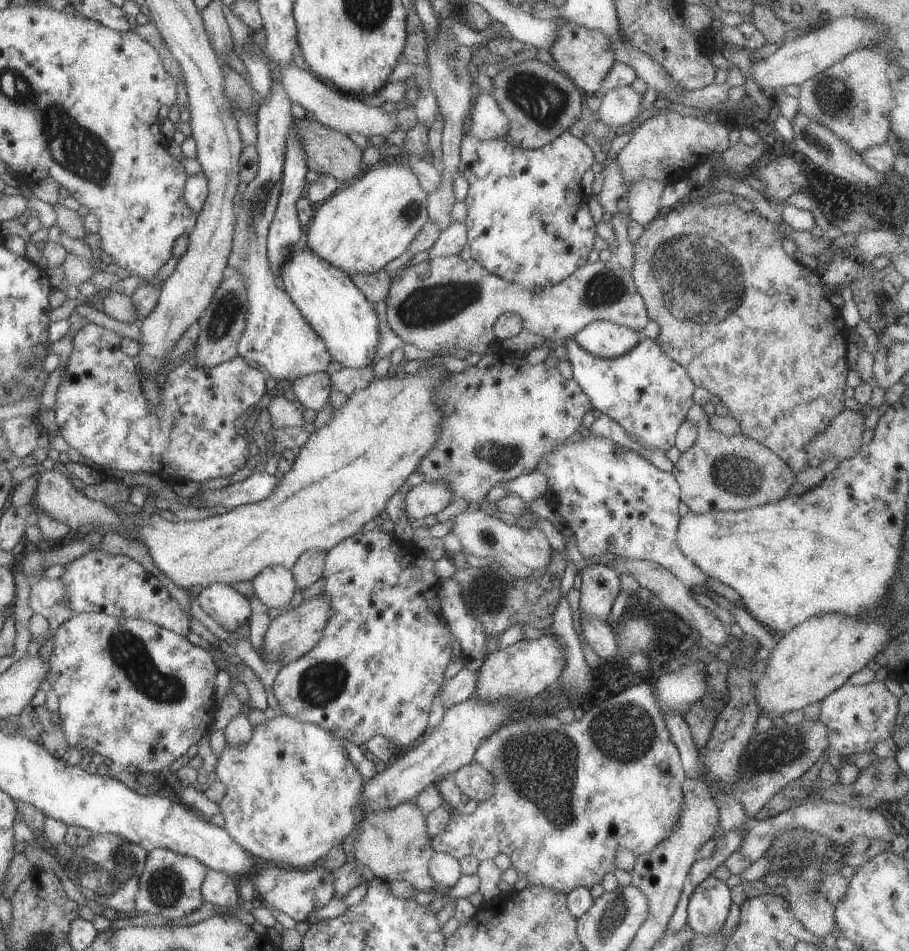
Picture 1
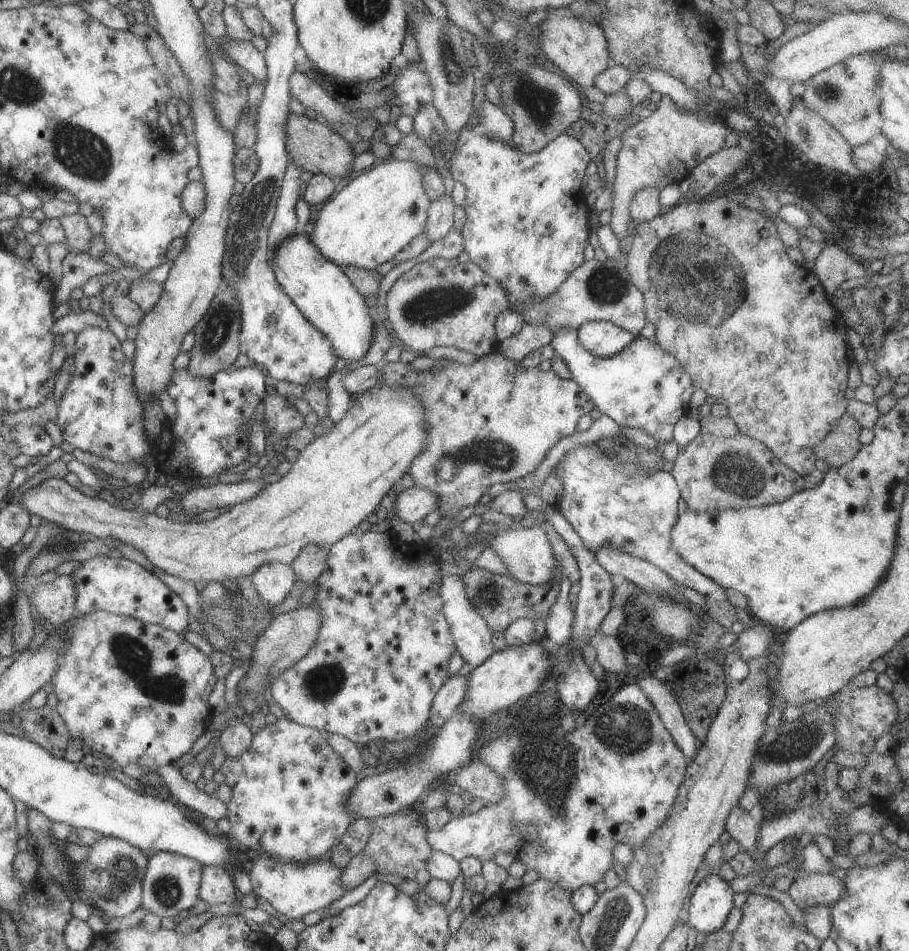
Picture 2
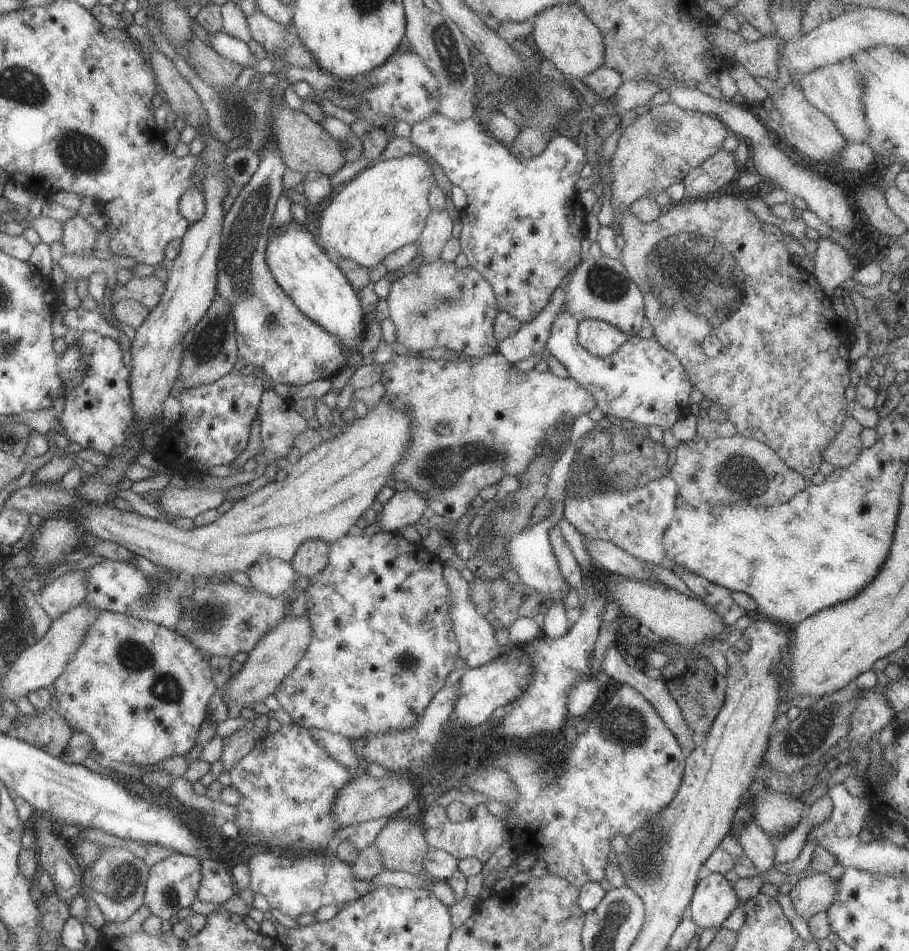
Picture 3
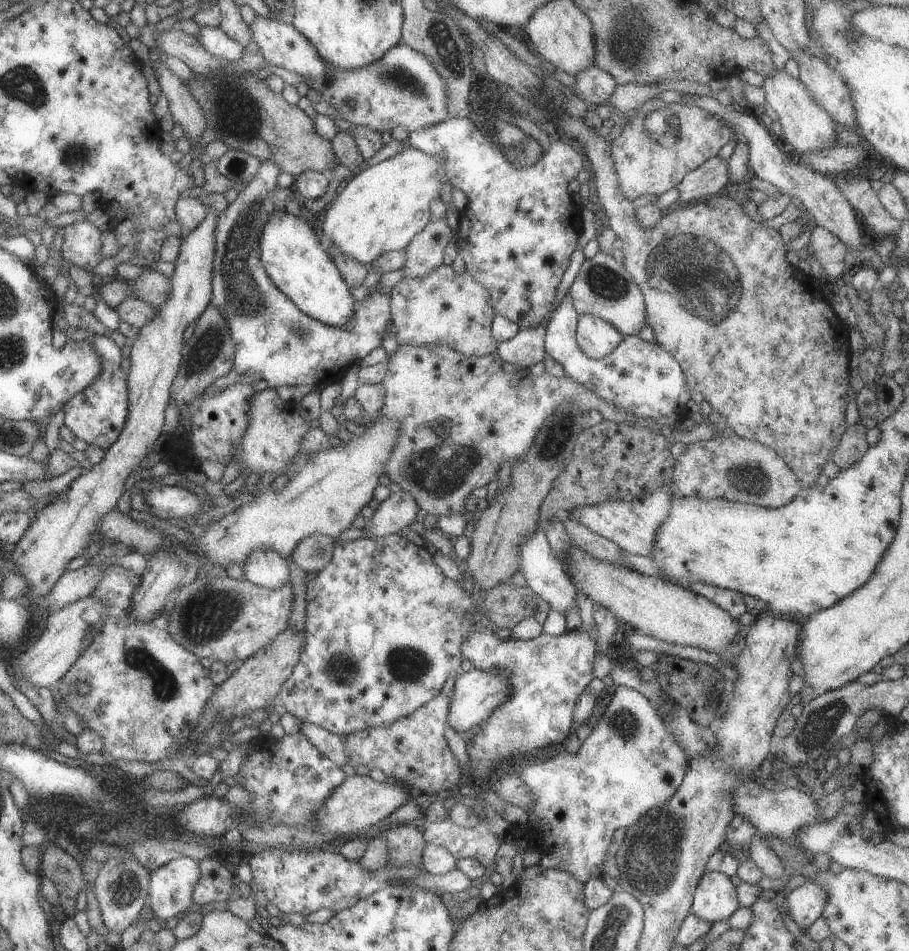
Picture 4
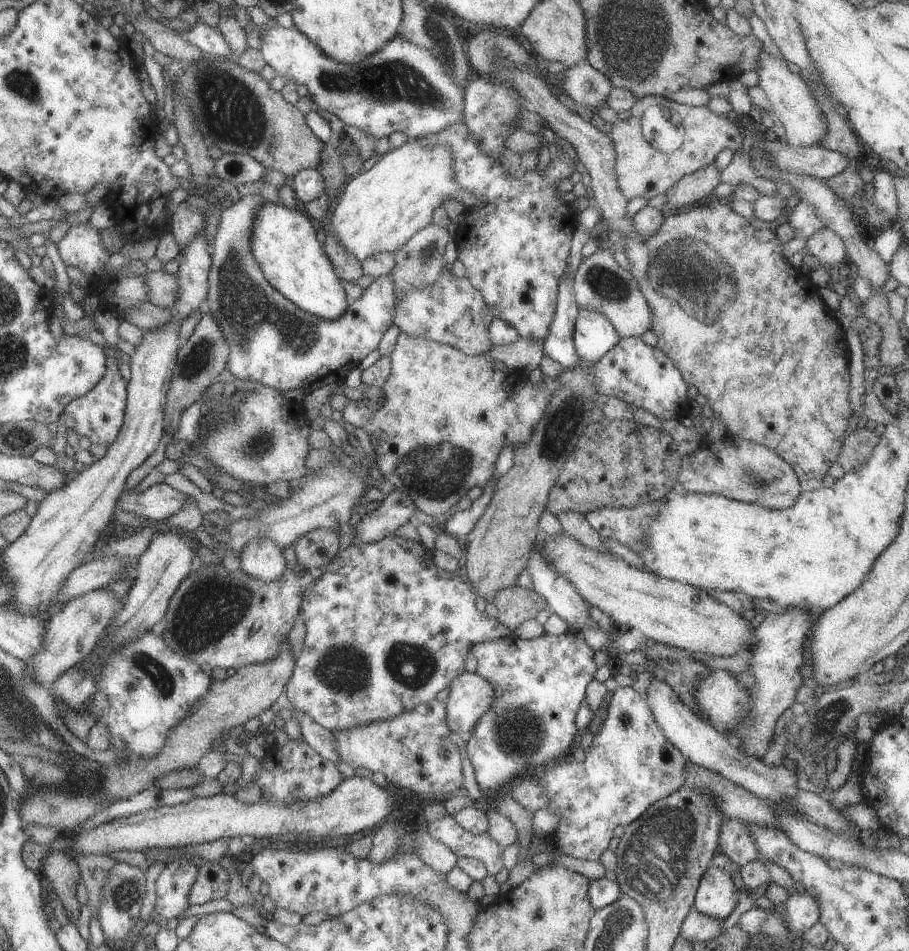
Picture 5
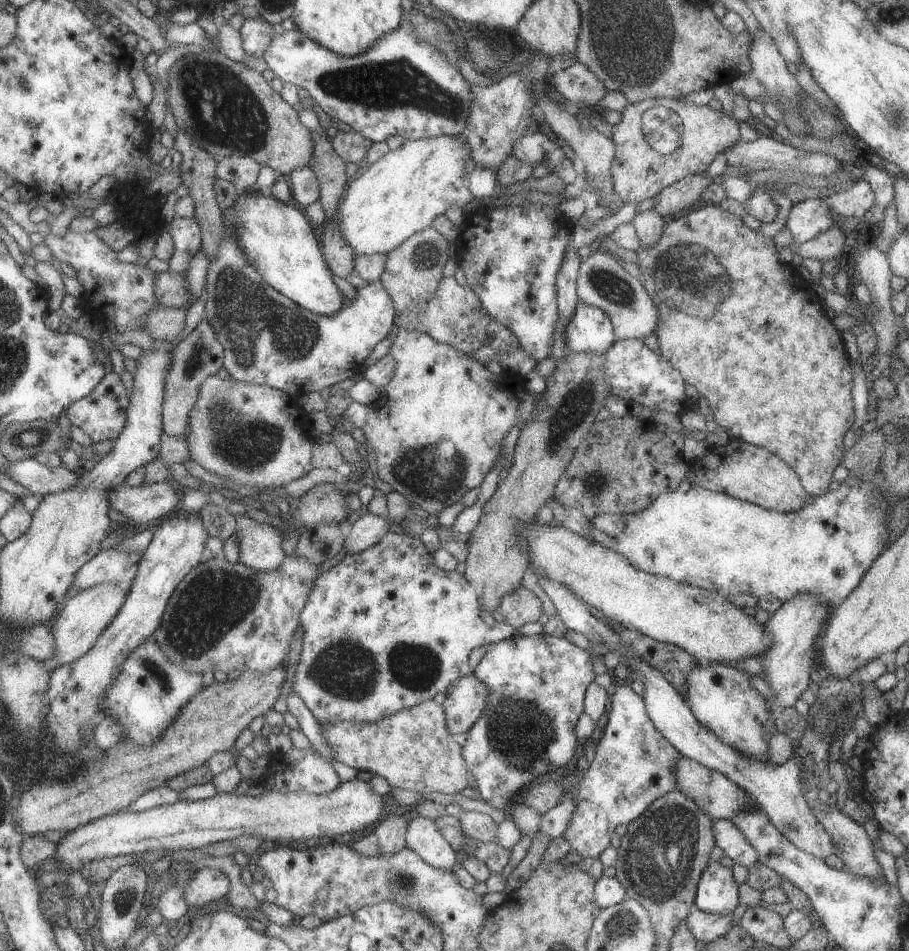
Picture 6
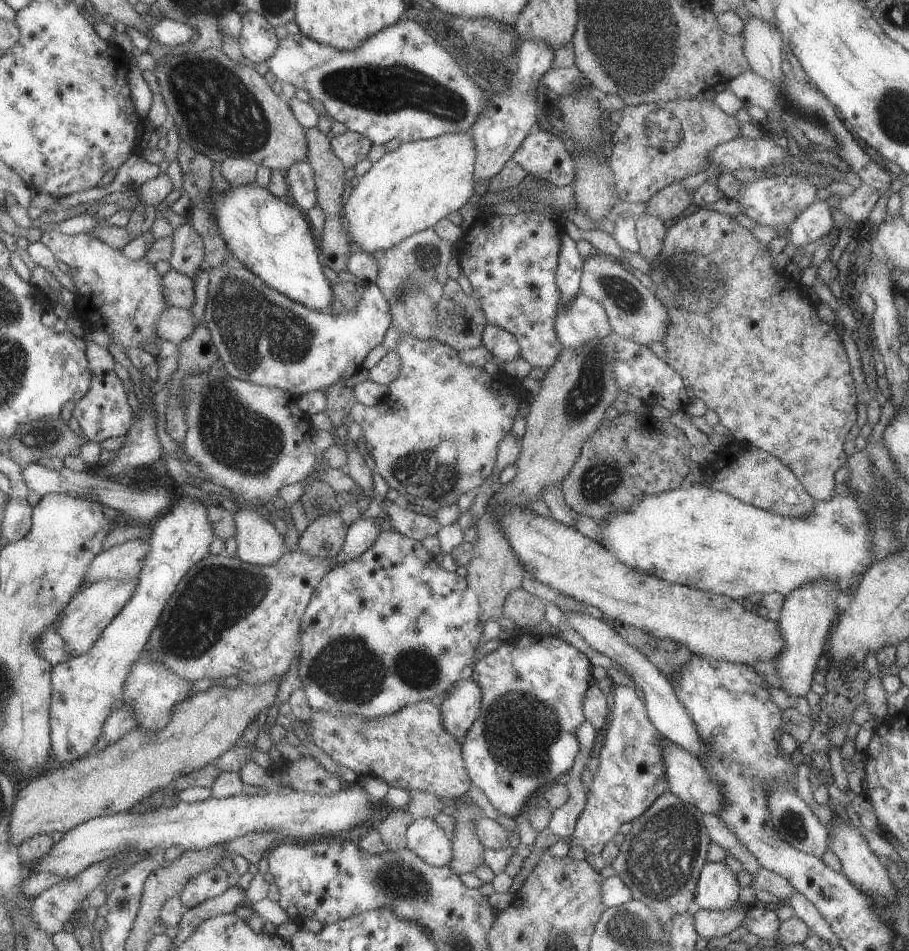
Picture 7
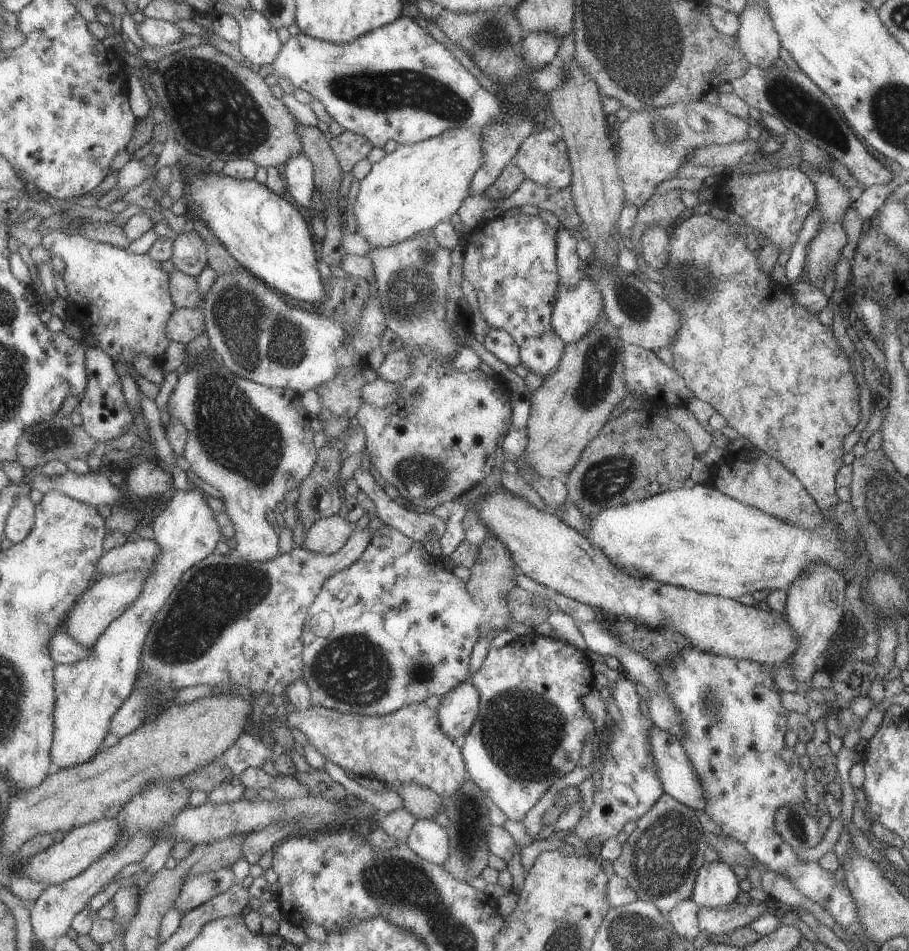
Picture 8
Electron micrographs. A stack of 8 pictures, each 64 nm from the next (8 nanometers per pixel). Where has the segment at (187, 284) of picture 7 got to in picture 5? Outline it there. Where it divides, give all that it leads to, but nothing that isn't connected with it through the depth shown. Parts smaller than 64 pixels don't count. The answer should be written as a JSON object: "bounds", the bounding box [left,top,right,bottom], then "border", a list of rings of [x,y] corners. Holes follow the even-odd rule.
{"bounds":[145,270,178,309],"border":[[[149,270],[145,274],[145,278],[148,301],[151,304],[168,309],[176,301],[178,291],[177,277],[163,270]]]}

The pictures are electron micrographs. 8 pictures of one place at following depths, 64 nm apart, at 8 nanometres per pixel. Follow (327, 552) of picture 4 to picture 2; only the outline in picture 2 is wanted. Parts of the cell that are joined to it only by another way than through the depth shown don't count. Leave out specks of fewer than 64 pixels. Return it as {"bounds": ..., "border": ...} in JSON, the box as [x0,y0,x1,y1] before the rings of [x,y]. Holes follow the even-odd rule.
{"bounds":[290,544,326,585],"border":[[[307,544],[299,550],[290,568],[295,572],[296,580],[310,585],[325,569],[325,560],[326,549],[315,544]]]}

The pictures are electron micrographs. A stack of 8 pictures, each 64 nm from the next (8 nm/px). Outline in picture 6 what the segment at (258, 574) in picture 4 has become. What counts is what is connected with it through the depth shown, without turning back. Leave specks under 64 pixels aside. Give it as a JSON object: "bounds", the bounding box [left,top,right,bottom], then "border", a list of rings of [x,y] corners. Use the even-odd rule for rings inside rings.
{"bounds":[235,514,285,571],"border":[[[235,514],[238,538],[238,561],[256,571],[276,569],[285,556],[282,549],[282,534],[269,523],[259,523],[247,515]]]}

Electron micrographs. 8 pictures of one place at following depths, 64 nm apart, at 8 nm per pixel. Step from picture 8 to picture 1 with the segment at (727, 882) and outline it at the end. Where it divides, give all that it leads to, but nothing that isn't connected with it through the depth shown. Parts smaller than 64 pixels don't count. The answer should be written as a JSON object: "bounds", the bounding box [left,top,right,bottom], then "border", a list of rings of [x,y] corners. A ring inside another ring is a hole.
{"bounds":[687,875,731,935],"border":[[[713,875],[705,878],[687,902],[687,924],[695,935],[718,935],[731,906],[729,888]]]}

